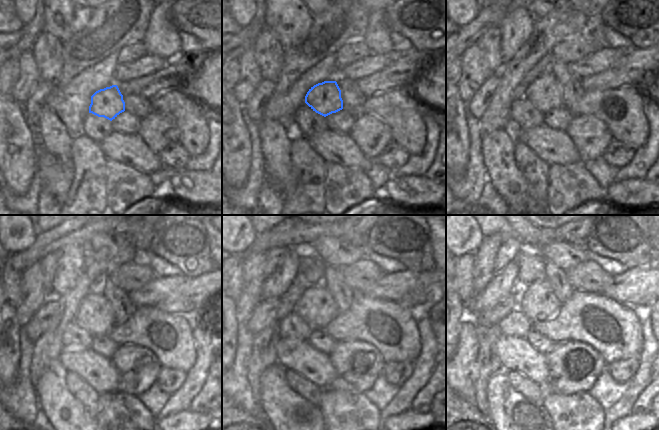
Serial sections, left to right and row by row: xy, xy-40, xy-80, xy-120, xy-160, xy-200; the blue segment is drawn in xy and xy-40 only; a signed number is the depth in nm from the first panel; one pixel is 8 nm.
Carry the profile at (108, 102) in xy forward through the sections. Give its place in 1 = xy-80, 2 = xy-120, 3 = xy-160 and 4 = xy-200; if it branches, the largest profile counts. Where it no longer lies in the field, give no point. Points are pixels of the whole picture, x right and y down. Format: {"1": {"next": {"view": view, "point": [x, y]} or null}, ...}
{"1": {"next": {"view": "xy-80", "point": [545, 93]}}, "2": {"next": {"view": "xy-120", "point": [95, 314]}}, "3": {"next": {"view": "xy-160", "point": [316, 306]}}, "4": {"next": {"view": "xy-200", "point": [538, 302]}}}

